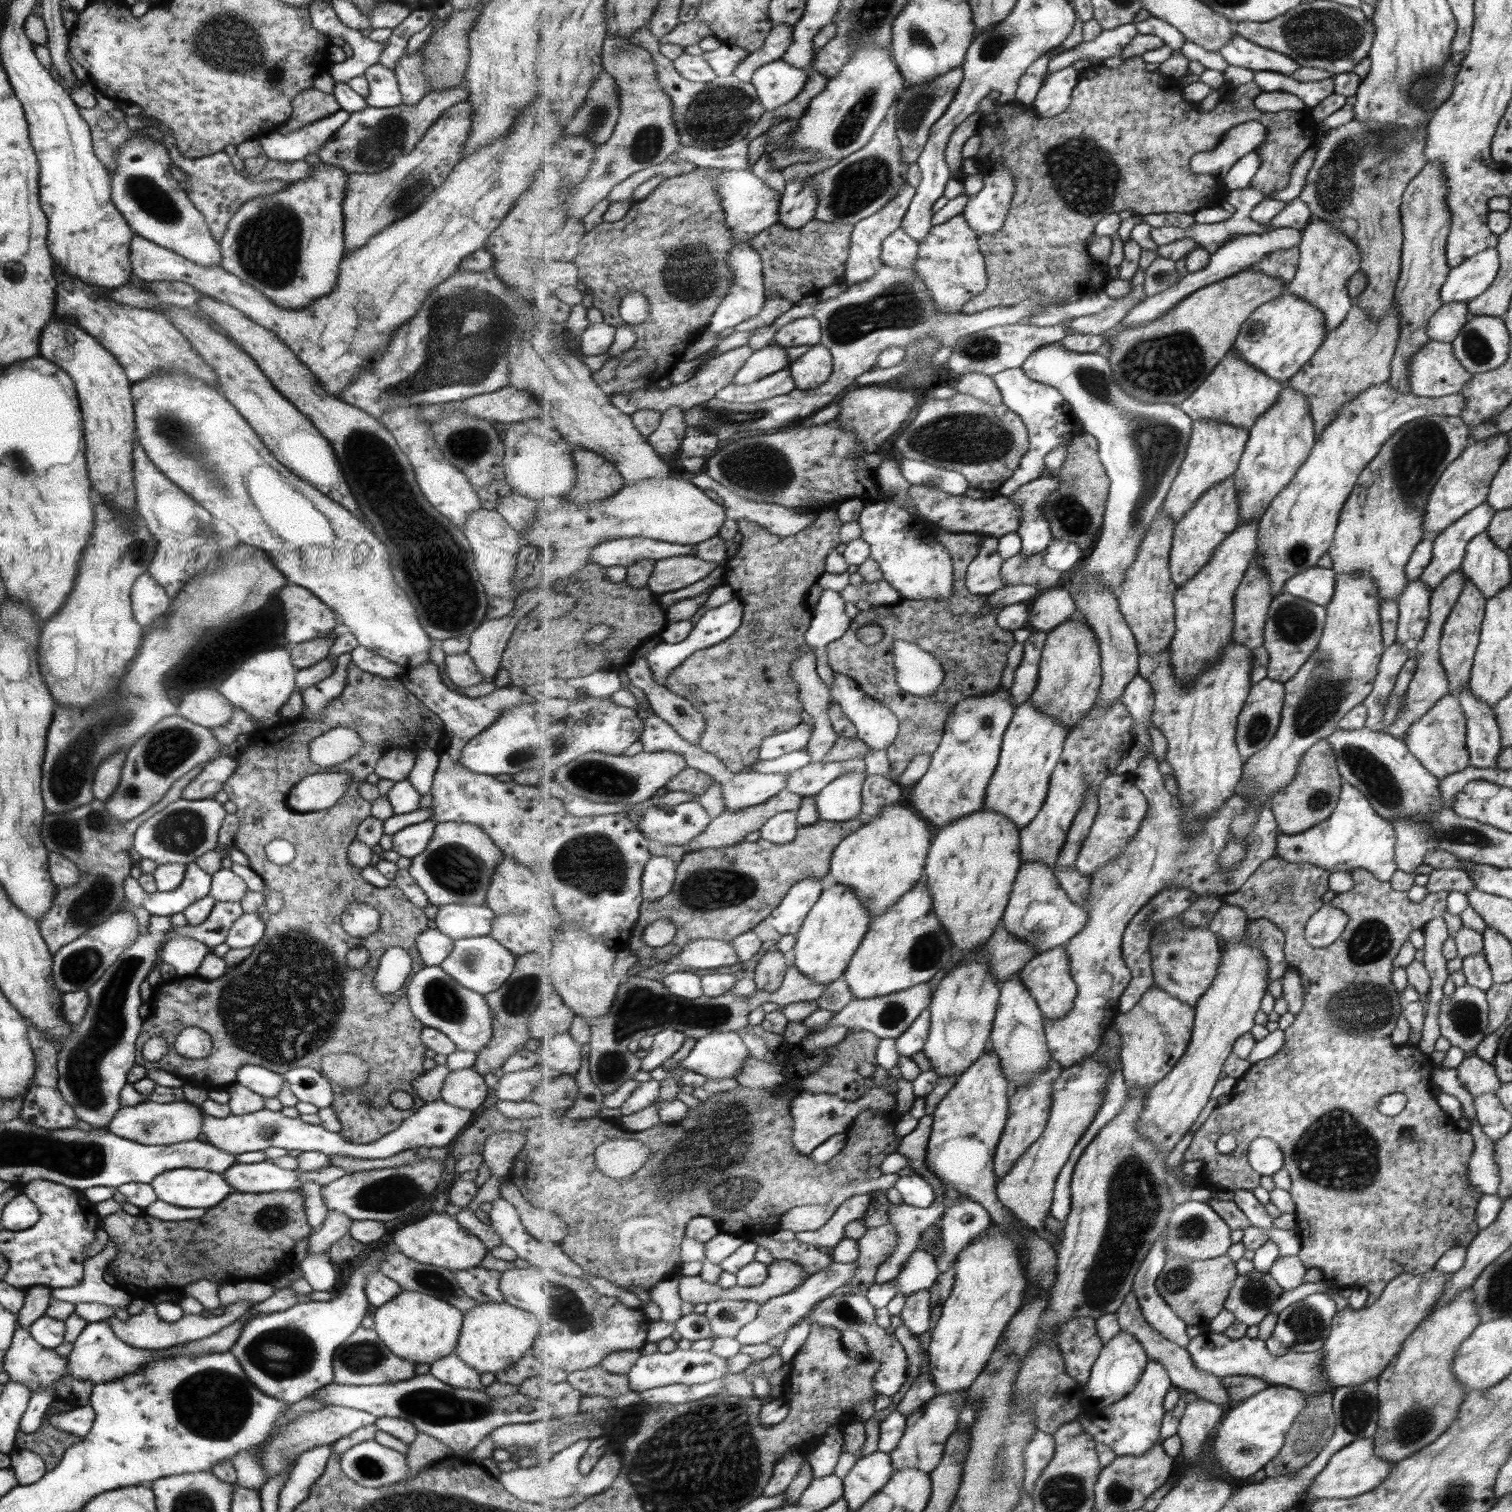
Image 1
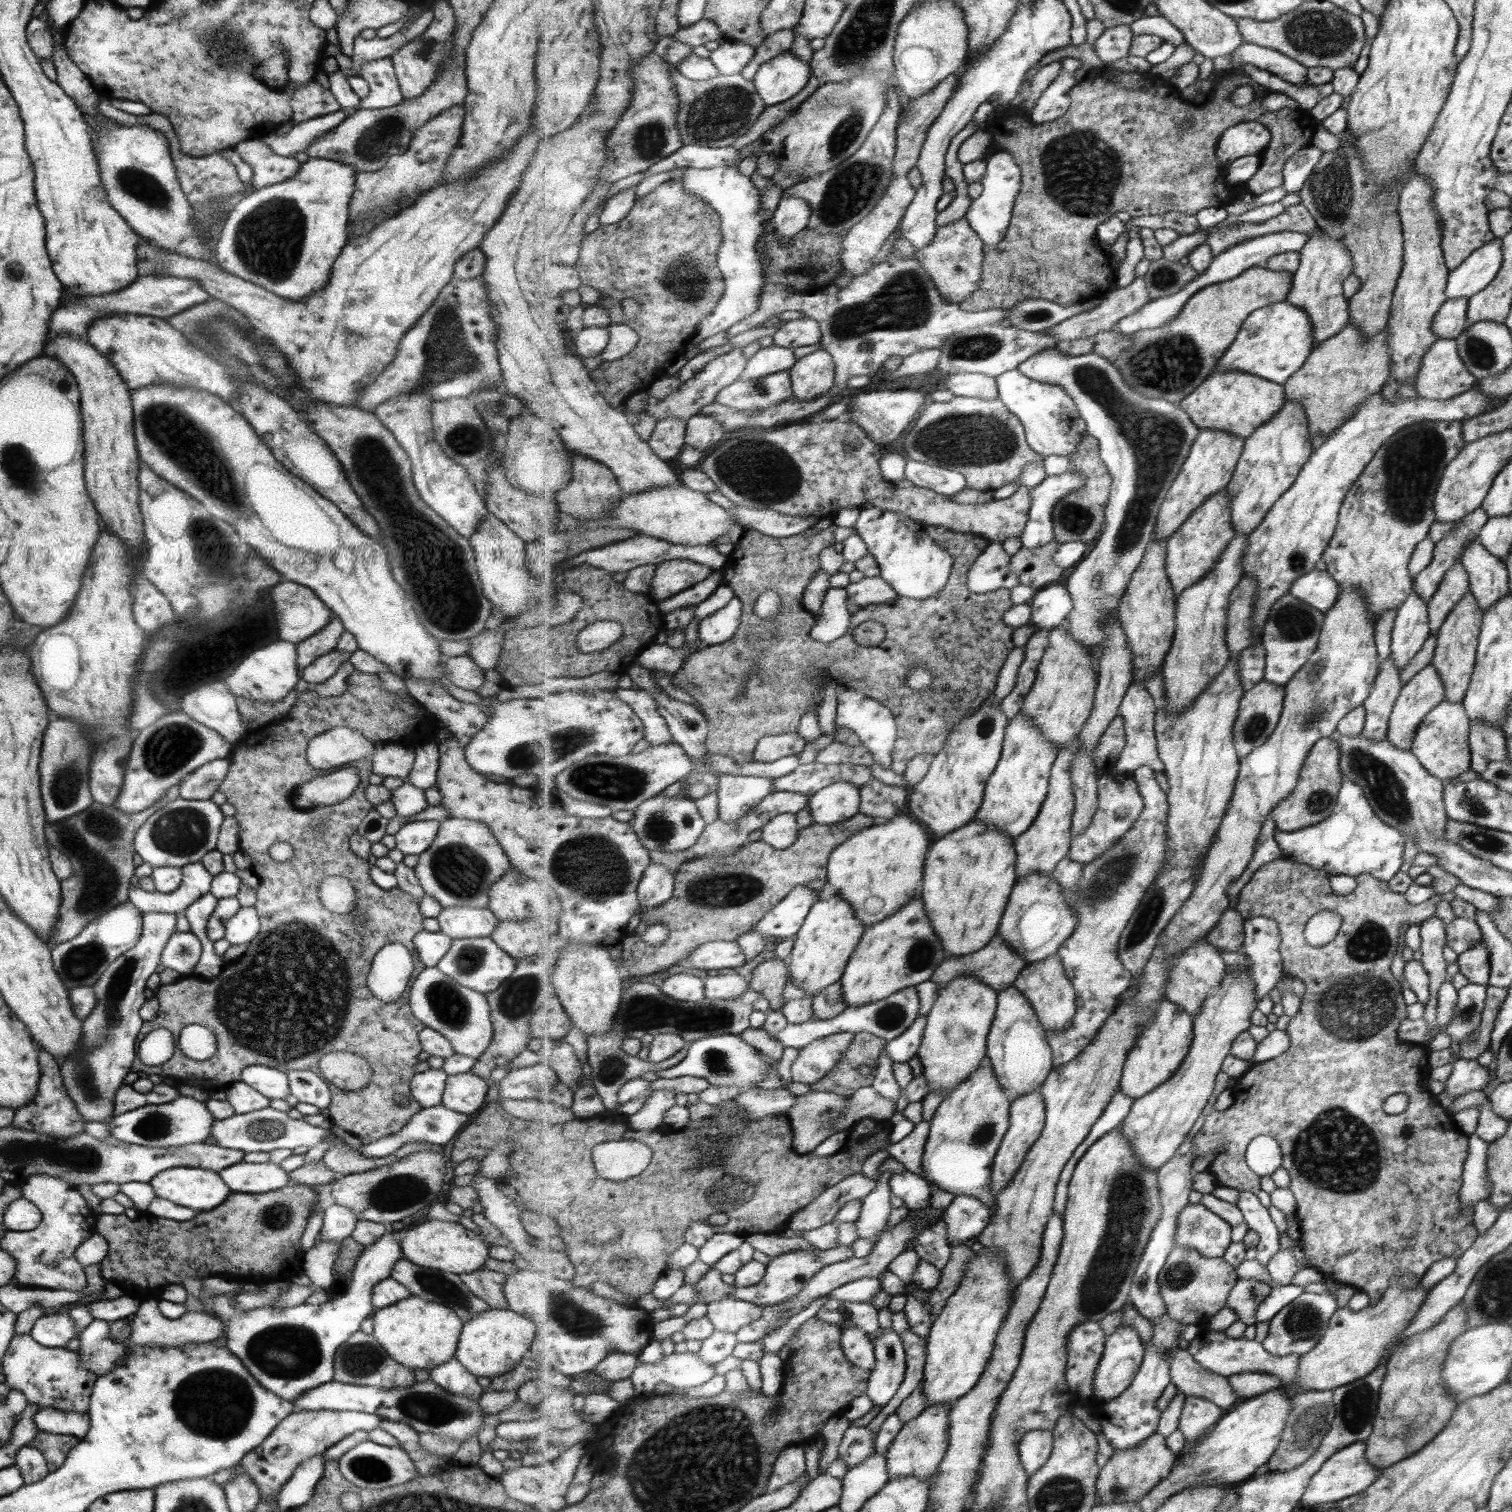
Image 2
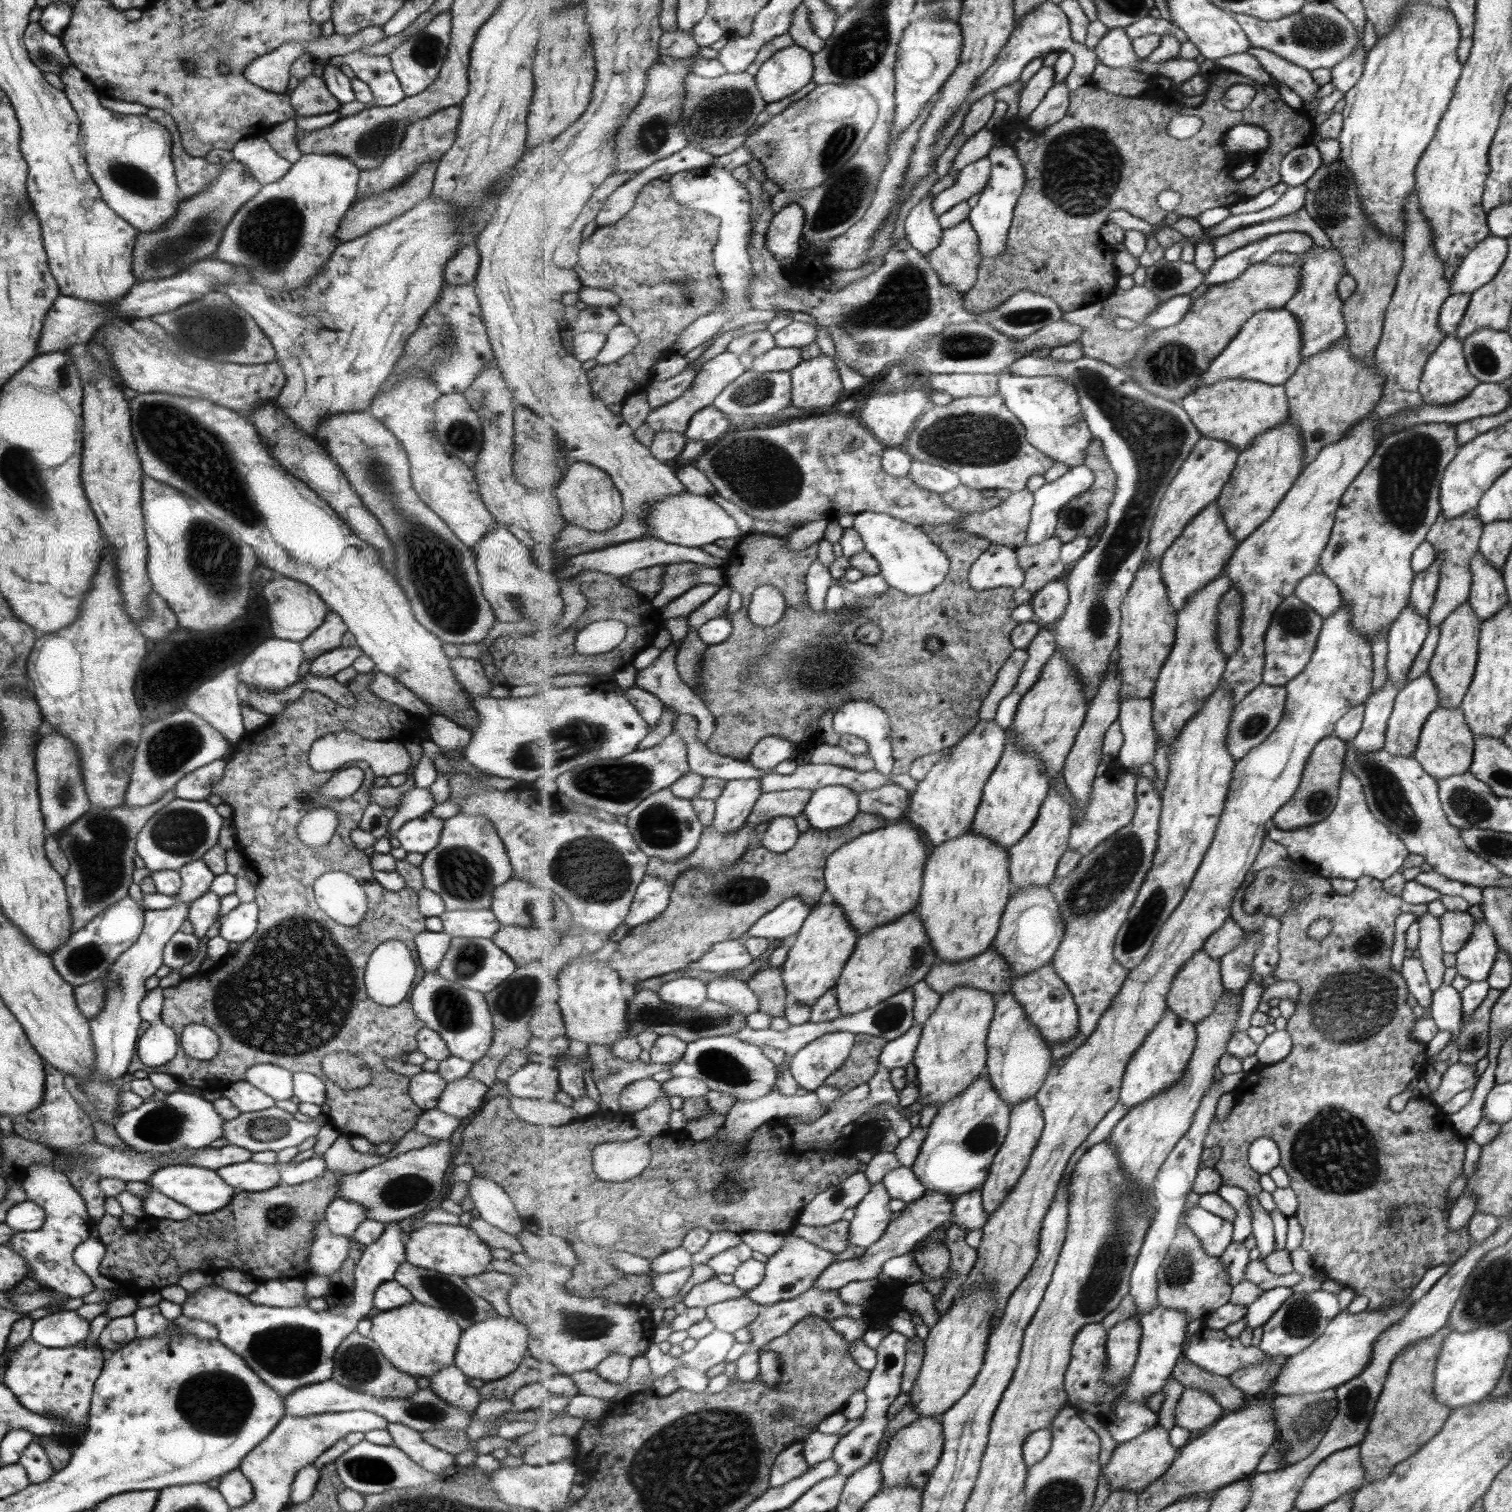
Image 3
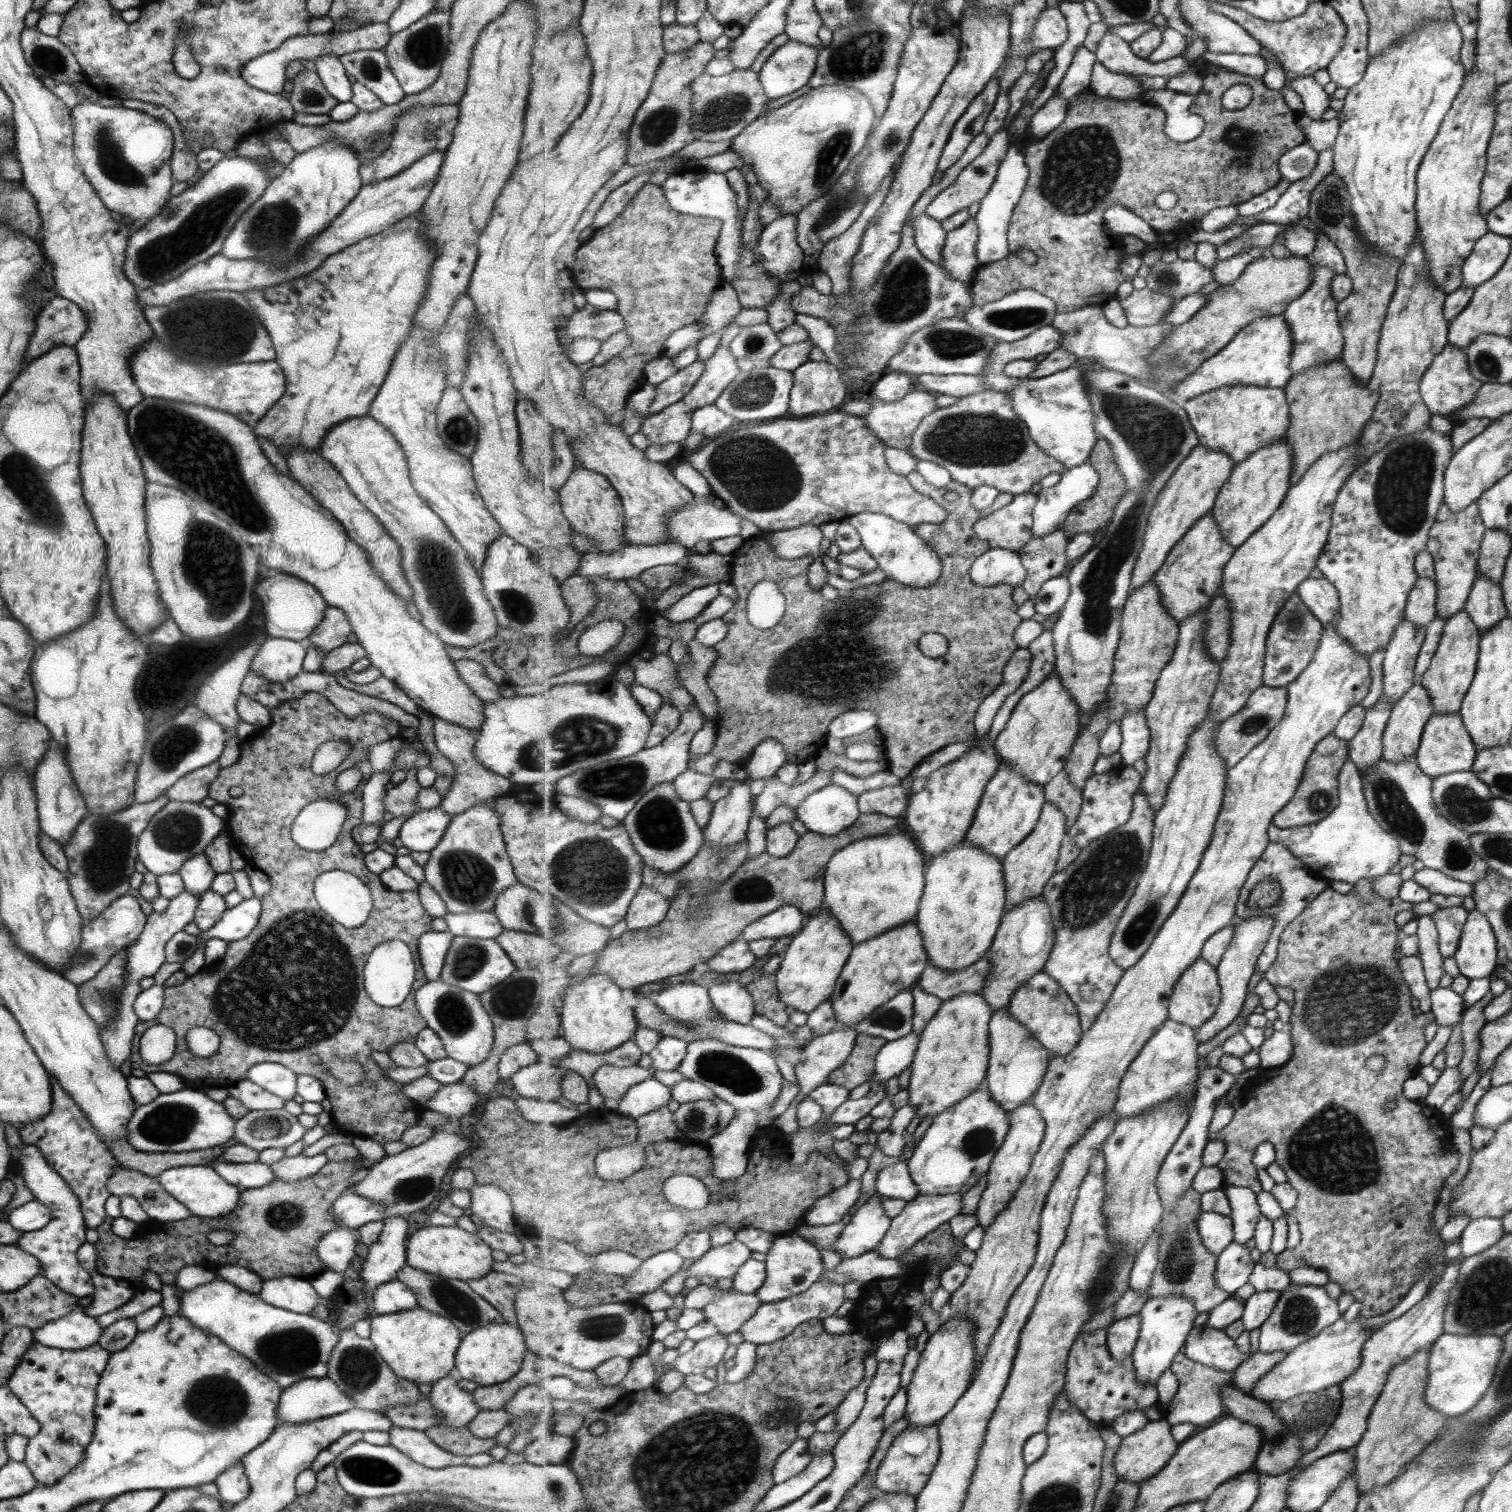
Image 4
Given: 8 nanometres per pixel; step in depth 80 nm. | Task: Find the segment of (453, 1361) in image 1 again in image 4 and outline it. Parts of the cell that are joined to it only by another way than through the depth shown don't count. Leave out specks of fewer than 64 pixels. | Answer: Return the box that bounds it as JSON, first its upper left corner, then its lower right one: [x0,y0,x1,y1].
[428,1371,479,1428]

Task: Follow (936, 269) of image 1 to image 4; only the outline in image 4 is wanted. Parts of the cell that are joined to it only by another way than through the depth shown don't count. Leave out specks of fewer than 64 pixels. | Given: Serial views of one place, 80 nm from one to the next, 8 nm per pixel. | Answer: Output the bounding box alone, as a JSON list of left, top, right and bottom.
[941,217,982,284]

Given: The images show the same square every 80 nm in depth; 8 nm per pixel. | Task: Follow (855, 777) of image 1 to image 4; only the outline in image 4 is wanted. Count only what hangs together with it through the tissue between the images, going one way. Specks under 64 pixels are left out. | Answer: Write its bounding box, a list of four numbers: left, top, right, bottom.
[796,784,860,836]

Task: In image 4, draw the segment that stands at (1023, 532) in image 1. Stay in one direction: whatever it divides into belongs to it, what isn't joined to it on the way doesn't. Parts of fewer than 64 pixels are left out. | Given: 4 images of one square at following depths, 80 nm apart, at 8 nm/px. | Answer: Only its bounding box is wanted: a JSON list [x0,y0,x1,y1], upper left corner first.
[1032,462,1100,538]

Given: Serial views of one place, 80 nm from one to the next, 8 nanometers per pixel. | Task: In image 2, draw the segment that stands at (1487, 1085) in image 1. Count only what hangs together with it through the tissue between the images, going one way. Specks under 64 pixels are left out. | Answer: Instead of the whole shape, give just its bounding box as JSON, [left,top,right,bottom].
[1444,1058,1491,1097]

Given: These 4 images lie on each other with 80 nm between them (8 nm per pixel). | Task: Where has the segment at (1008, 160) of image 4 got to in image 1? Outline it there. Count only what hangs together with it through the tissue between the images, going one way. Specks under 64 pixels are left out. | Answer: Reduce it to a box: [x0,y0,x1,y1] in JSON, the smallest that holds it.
[963,163,1015,235]

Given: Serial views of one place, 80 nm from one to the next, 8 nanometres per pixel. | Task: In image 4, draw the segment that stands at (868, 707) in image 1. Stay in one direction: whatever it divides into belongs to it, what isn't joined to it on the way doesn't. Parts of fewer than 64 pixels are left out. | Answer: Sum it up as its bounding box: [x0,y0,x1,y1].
[828,710,880,740]

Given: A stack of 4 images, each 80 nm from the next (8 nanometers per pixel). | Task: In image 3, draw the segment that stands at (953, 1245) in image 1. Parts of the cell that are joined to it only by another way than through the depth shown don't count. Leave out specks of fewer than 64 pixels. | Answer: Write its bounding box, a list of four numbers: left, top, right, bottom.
[952,1190,990,1232]

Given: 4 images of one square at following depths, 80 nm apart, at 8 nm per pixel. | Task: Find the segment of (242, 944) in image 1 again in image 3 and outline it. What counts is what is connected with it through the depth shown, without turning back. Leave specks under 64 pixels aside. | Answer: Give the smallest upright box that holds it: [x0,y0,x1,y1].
[218,902,258,943]

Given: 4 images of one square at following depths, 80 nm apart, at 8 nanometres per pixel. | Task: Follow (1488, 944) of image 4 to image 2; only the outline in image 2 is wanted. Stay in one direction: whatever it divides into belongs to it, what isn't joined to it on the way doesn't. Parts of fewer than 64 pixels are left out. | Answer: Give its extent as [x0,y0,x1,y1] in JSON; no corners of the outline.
[1456,936,1490,986]

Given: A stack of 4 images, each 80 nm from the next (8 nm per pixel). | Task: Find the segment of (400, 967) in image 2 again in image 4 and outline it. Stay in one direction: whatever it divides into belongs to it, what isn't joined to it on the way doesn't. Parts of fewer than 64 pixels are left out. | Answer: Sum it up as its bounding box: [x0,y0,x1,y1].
[363,940,415,1006]

